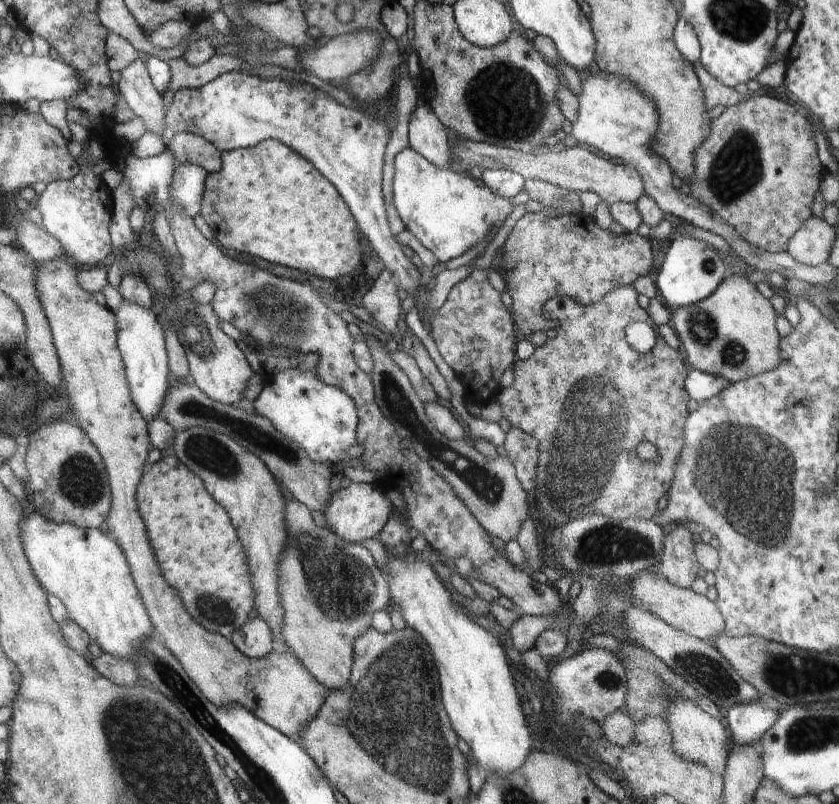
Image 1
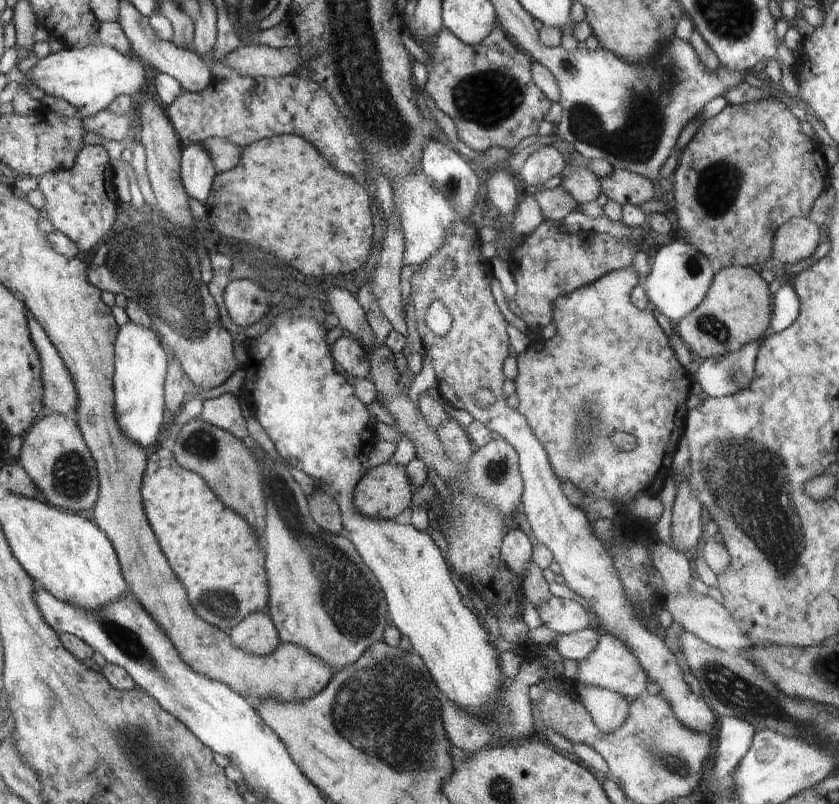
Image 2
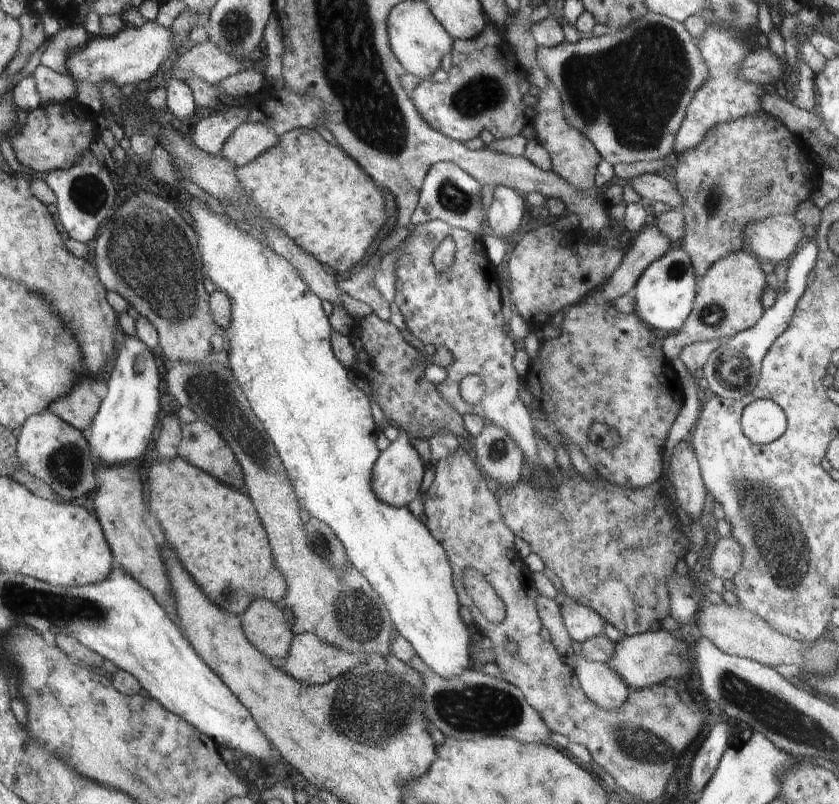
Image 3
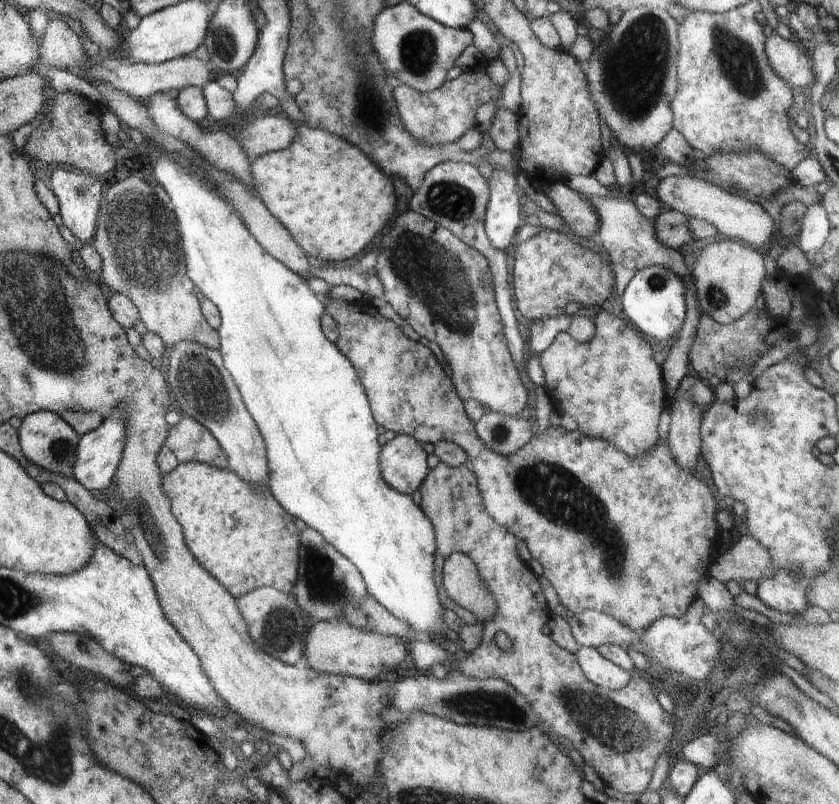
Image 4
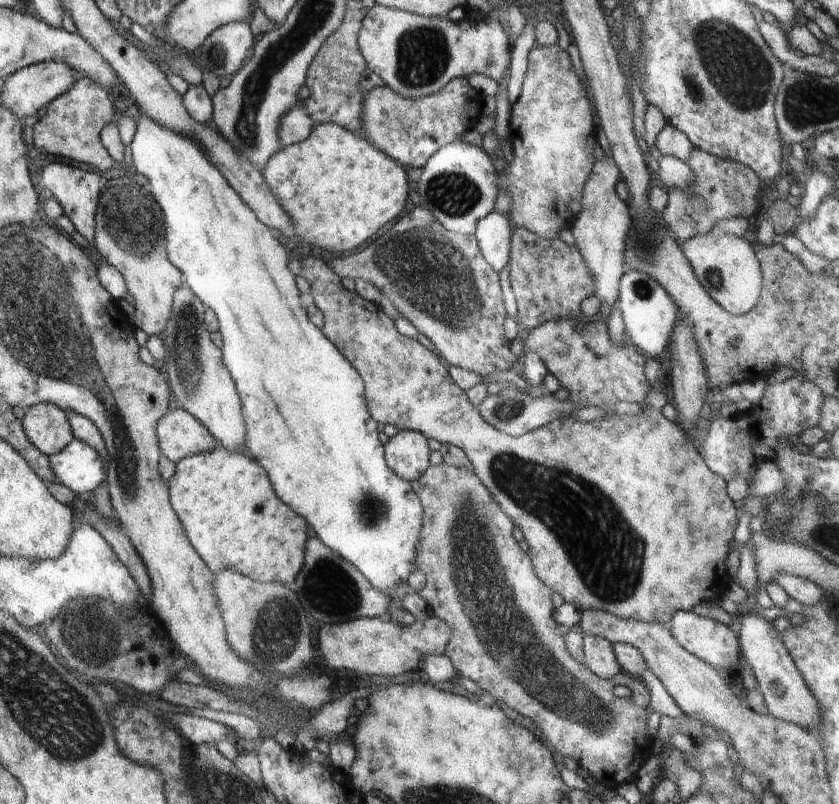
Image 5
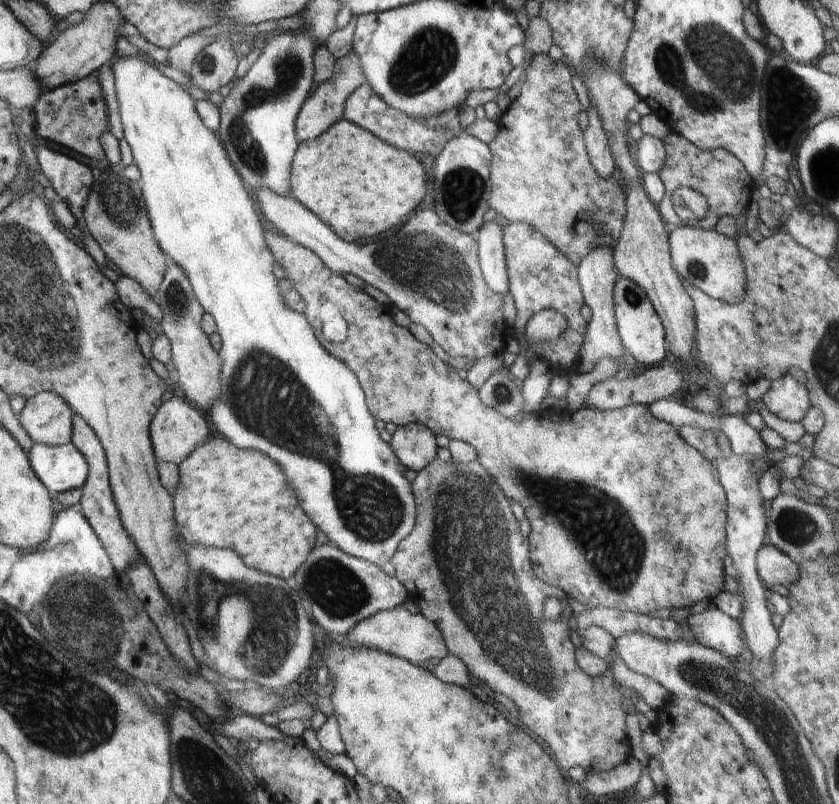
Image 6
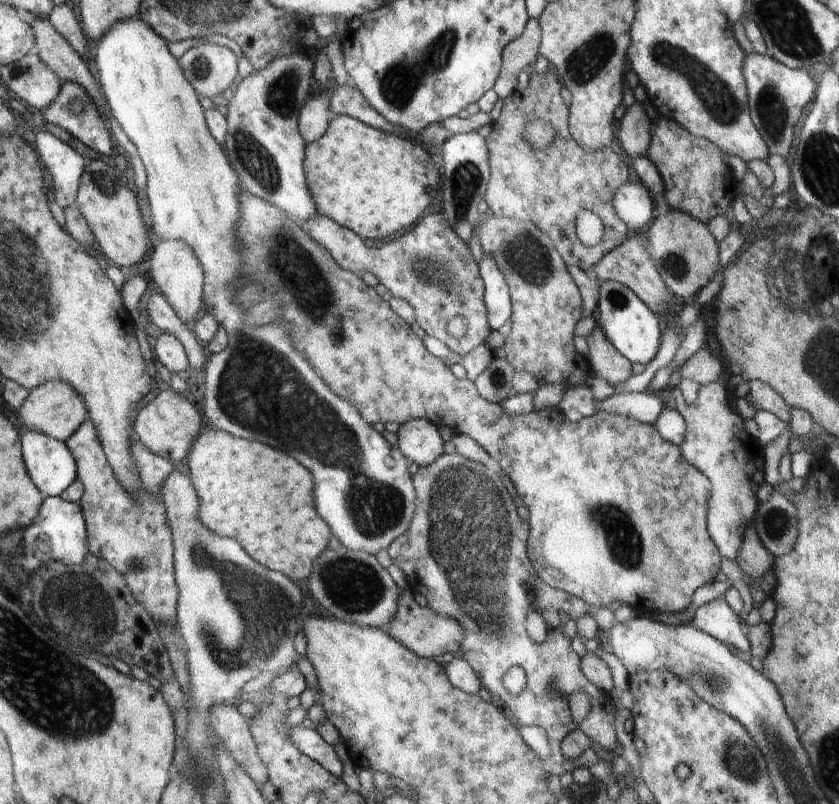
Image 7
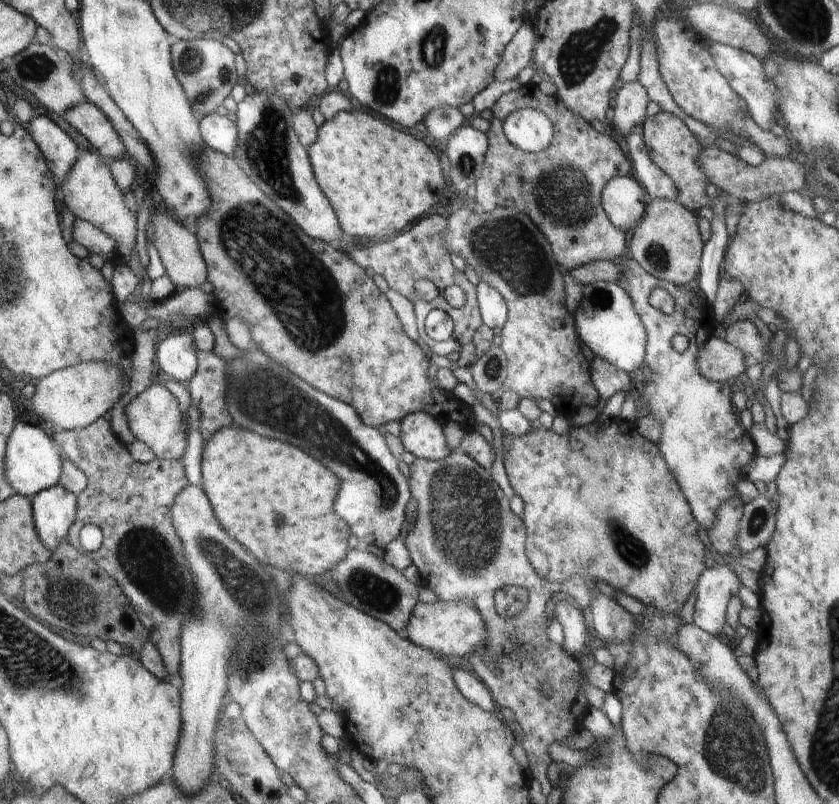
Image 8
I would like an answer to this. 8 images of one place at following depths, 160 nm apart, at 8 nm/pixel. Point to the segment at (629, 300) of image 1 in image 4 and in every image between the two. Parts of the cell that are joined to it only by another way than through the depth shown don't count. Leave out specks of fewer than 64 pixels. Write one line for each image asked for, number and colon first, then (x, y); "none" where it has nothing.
2: (633, 382)
3: (606, 366)
4: (610, 385)

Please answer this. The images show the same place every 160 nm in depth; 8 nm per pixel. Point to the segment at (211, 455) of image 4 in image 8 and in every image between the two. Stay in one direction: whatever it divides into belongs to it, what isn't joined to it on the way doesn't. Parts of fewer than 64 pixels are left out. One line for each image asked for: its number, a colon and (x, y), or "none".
5: (180, 434)
6: (178, 428)
7: (167, 426)
8: (154, 417)

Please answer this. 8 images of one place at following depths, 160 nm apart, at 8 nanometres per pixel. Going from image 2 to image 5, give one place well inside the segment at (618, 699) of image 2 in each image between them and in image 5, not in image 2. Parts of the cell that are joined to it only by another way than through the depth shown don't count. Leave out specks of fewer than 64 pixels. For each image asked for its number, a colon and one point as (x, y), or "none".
3: (602, 686)
4: (597, 669)
5: (599, 656)

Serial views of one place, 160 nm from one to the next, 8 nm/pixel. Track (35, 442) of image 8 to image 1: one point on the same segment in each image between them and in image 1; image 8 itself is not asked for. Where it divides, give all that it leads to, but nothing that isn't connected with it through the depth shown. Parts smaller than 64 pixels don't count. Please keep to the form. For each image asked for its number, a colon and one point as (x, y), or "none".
1: (141, 341)
2: (140, 361)
3: (122, 429)
4: (99, 452)
5: (80, 467)
6: (61, 468)
7: (51, 465)

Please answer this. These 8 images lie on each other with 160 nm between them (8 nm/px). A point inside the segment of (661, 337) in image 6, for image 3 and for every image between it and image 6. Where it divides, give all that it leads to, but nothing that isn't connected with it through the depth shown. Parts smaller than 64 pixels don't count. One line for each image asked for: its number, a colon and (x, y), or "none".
3: (664, 295)
4: (654, 300)
5: (649, 313)

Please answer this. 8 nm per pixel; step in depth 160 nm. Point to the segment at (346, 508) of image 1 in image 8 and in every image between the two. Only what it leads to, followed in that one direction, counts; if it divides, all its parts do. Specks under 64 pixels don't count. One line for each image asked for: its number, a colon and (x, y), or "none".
2: (383, 493)
3: (397, 474)
4: (403, 465)
5: (407, 453)
6: (415, 445)
7: (420, 441)
8: (421, 434)

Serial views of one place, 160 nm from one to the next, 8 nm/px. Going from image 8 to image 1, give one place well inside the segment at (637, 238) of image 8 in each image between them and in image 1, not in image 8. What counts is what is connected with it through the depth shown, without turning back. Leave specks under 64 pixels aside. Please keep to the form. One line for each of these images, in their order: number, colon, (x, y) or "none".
1: (732, 334)
2: (736, 310)
3: (728, 300)
4: (728, 273)
5: (726, 266)
6: (712, 262)
7: (684, 252)

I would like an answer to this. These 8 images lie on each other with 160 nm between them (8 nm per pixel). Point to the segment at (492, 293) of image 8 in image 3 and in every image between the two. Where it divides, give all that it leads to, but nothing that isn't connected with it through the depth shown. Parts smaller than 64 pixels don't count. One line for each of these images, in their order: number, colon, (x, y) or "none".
3: (508, 211)
4: (503, 217)
5: (493, 233)
6: (490, 244)
7: (497, 299)

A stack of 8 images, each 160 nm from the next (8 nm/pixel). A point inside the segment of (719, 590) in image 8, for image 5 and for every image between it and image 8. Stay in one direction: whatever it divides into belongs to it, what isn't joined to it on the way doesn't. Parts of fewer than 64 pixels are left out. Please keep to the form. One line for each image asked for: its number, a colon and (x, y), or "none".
5: (714, 643)
6: (712, 628)
7: (716, 618)

